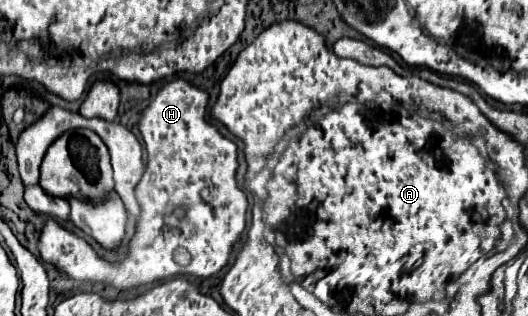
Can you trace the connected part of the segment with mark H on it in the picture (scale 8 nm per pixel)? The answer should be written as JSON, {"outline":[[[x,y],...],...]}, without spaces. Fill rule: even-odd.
{"outline":[[[174,76],[156,92],[150,104],[140,112],[138,130],[144,138],[146,152],[148,152],[146,172],[135,188],[136,200],[142,212],[136,222],[134,236],[128,242],[120,260],[110,262],[102,258],[84,238],[66,230],[56,220],[46,220],[46,224],[40,230],[40,238],[38,238],[40,258],[72,280],[104,282],[116,288],[118,292],[162,282],[180,274],[190,274],[197,278],[217,275],[228,264],[232,246],[240,240],[240,234],[245,229],[248,200],[246,194],[236,186],[238,146],[226,136],[222,136],[218,128],[208,120],[206,114],[208,100],[210,96],[204,88],[190,84],[184,76]],[[176,206],[186,208],[184,220],[178,220],[174,216]]]}

